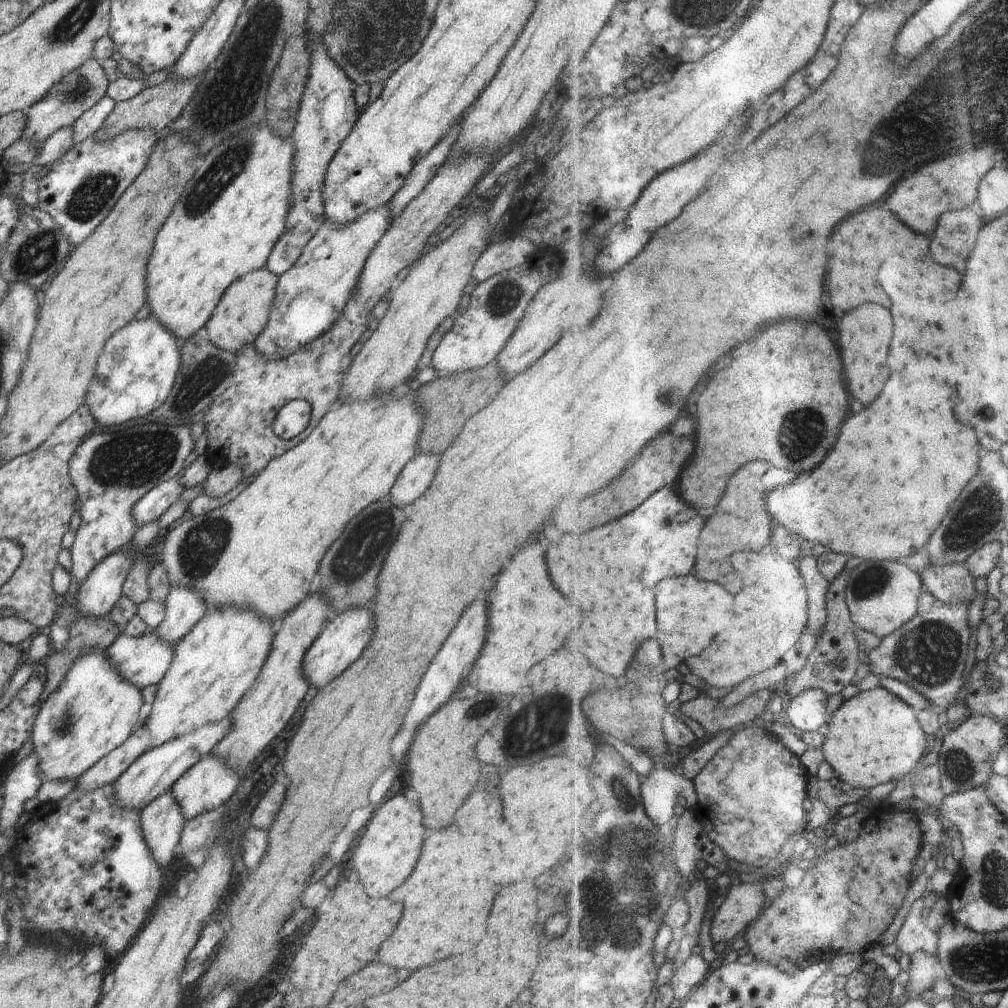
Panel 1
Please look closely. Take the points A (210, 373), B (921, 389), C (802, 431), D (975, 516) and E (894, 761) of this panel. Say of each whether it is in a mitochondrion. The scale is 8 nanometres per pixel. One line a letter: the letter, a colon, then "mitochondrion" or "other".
A: mitochondrion
B: other
C: mitochondrion
D: mitochondrion
E: other

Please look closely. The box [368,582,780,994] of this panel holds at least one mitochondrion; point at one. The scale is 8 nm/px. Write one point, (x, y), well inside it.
(651, 876)

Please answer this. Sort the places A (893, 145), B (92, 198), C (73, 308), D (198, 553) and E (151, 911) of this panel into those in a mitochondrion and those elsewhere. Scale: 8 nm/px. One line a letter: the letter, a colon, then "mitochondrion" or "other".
A: mitochondrion
B: mitochondrion
C: other
D: mitochondrion
E: other

